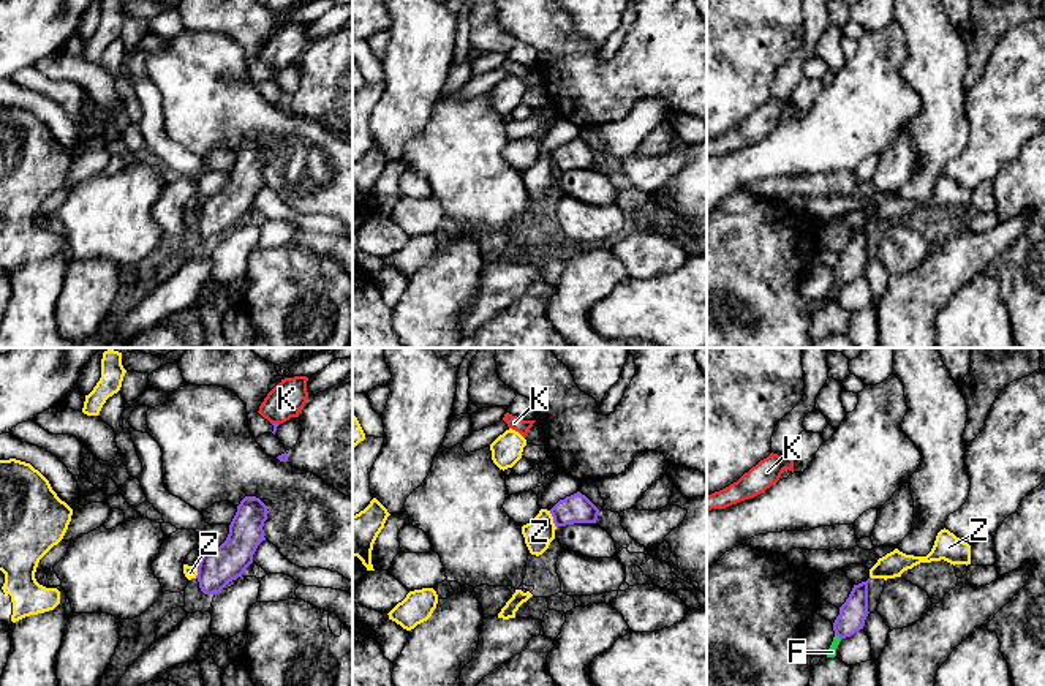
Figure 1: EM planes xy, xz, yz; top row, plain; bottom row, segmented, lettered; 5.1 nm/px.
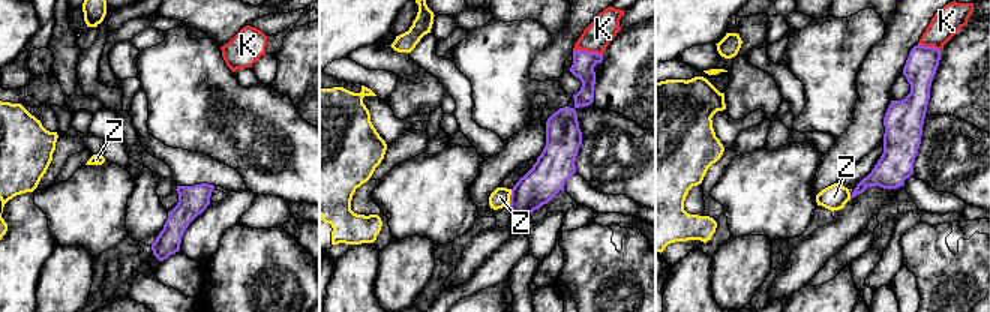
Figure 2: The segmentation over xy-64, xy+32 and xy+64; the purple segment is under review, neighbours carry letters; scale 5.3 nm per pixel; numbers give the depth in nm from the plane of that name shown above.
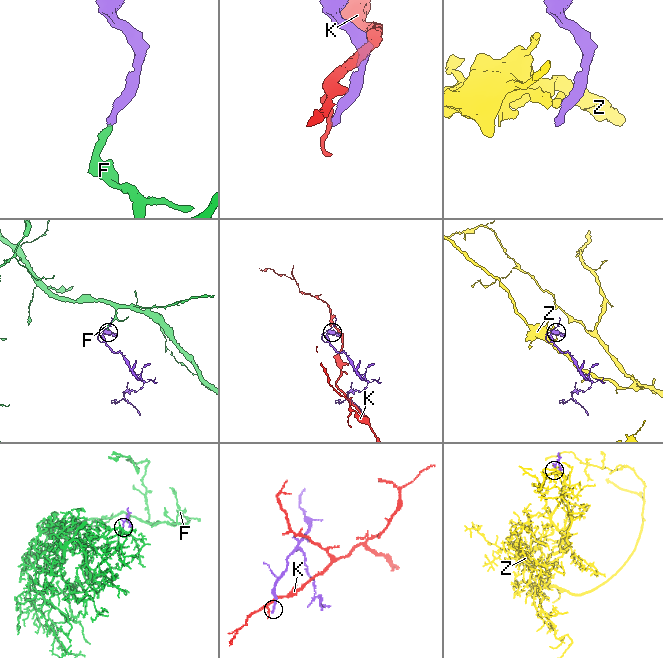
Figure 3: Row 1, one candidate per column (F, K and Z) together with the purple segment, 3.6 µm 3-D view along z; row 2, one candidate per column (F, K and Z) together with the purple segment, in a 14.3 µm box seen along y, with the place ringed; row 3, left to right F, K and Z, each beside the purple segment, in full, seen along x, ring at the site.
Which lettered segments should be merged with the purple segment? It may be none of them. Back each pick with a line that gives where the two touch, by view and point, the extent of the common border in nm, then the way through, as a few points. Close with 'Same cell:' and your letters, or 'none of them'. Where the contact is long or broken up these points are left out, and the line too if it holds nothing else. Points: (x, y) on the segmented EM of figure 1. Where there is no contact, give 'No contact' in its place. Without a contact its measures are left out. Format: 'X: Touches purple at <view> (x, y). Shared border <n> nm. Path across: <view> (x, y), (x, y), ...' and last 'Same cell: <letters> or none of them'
F: Touches purple at yz (838, 636). Shared border 40 nm. Path across: yz (852, 614), (838, 636), (832, 652)
Same cell: F

